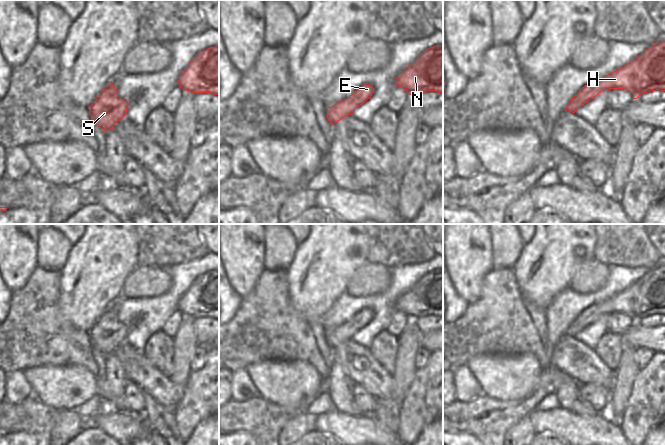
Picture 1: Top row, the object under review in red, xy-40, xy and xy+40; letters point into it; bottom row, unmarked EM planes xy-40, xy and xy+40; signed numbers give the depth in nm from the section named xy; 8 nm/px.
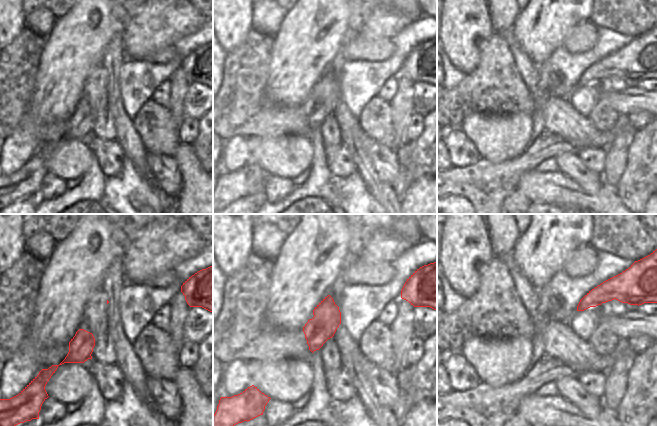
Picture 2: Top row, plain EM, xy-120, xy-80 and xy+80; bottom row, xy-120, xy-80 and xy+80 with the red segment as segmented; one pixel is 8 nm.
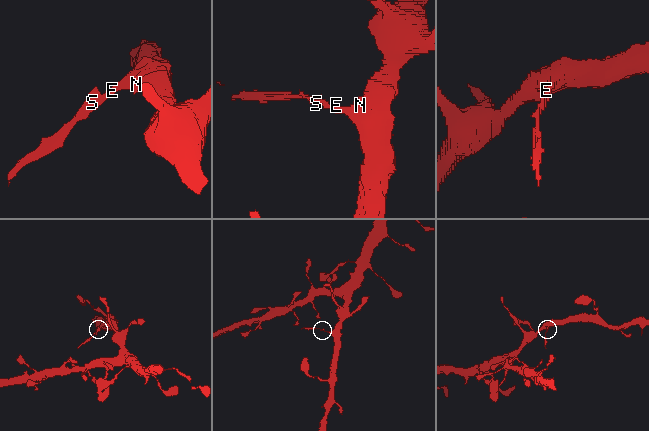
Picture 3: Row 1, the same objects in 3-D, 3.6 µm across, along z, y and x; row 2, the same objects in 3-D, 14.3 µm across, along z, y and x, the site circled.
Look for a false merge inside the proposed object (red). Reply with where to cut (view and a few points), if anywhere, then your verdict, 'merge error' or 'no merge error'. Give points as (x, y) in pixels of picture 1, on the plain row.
cut in xy along (347, 322), (355, 332); merge error

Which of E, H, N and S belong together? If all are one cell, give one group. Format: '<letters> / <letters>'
E H N / S

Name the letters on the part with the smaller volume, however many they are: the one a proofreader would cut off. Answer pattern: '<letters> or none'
S

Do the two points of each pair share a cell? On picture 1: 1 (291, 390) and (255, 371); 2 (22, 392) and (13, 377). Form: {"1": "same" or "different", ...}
{"1": "same", "2": "same"}

